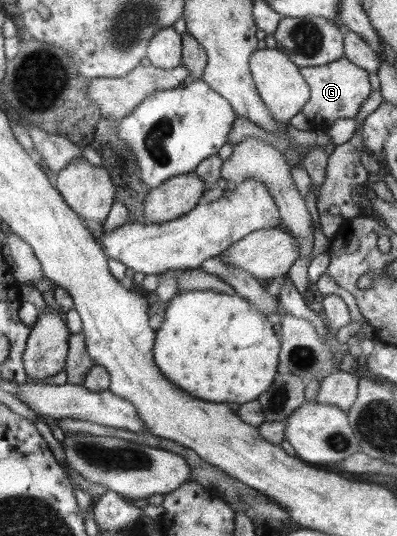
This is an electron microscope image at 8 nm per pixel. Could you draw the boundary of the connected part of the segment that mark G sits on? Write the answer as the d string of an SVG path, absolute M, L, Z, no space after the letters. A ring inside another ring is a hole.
M345 56L325 65L300 67L300 72L310 87L309 101L303 105L303 110L300 113L305 115L314 131L325 131L335 123L336 119L356 118L362 103L372 92L368 71L355 65Z

